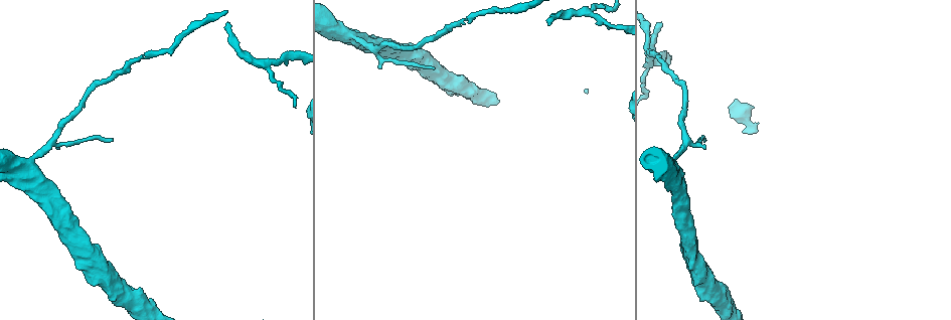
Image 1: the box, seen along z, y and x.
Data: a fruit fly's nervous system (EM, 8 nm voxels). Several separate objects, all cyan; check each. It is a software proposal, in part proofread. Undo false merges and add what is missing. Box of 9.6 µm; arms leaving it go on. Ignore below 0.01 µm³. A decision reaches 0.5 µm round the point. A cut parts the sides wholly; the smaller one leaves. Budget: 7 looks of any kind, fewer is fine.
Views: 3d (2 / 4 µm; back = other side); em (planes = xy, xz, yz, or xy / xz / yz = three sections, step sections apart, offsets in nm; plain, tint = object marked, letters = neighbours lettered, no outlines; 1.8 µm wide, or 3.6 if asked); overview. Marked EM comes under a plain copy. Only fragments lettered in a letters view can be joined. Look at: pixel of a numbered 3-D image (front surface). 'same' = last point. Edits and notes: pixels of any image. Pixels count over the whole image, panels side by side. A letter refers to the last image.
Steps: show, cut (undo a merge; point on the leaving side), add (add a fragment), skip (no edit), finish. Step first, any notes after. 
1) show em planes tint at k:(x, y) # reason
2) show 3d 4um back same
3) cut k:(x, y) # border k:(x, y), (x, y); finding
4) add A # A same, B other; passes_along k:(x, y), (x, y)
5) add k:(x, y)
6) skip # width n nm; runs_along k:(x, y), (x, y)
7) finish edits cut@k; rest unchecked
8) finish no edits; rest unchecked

show 3d 2um at 1:(113, 140) # branch stops here

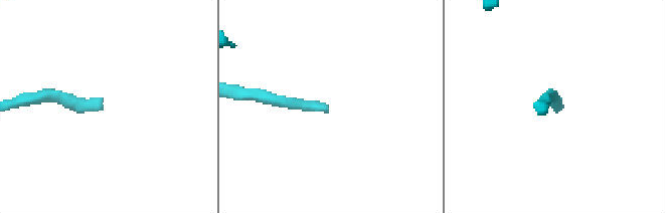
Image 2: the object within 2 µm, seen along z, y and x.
show em planes tint at 2:(100, 99)

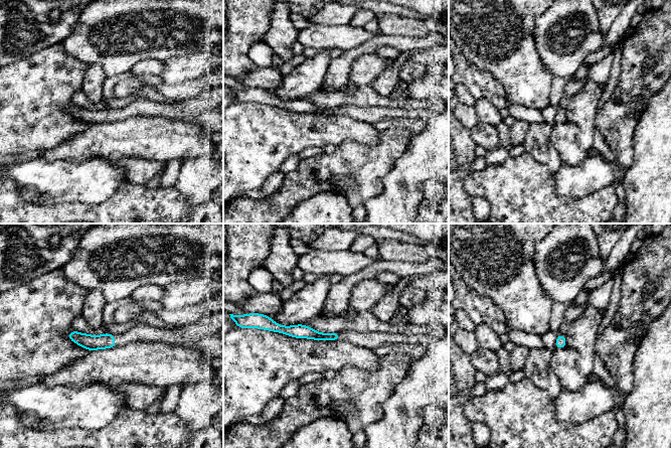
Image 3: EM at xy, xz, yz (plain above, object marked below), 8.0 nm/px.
show em planes letters same # what lies round it

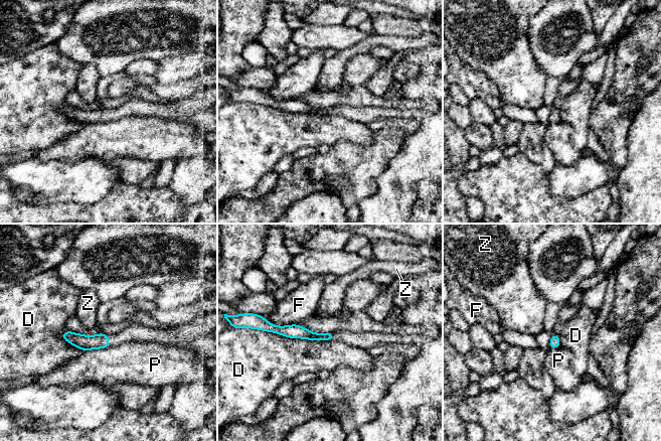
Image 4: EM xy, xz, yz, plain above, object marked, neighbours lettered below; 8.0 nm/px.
skip # width 70 nm; D other, F other, P other, Z other; none of them fits

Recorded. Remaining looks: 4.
show em 3.6um xy step 8 tint at 1:(16, 167) # branch point

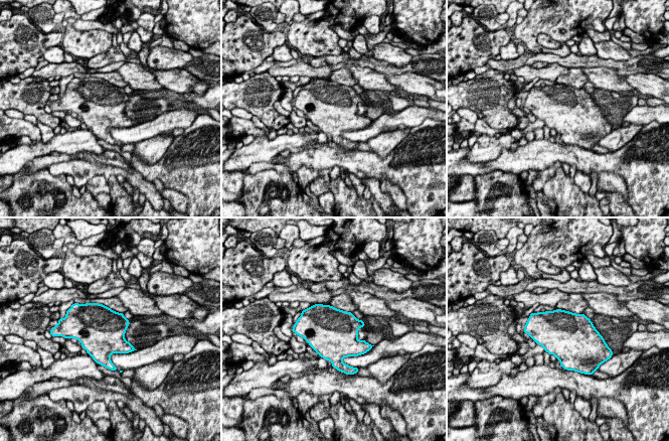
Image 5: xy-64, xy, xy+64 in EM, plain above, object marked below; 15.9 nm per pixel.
show em 3.6um planes letters same

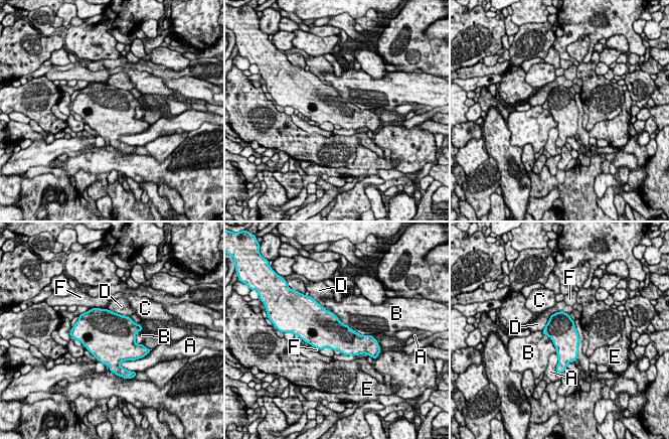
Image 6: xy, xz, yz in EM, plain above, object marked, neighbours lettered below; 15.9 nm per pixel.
skip # A other, B other, C other, D other, E other, F other; border 6:(329, 310), (362, 335), (371, 336); continuous, no second neuron

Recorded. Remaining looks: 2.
show em xy step 4 letters at 1:(226, 23) # thin end

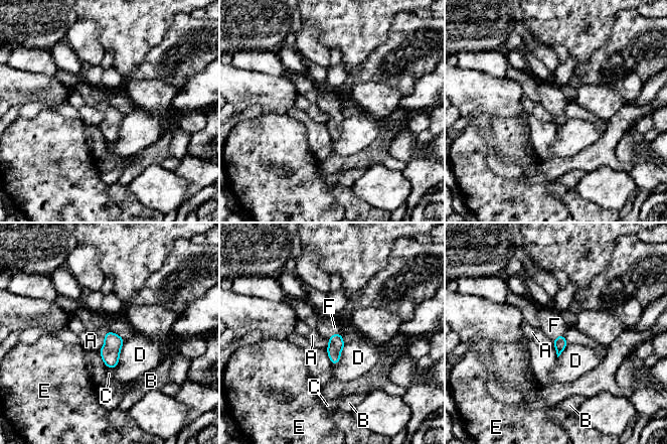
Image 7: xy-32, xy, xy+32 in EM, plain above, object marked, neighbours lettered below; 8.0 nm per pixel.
show em xz step 4 letters same

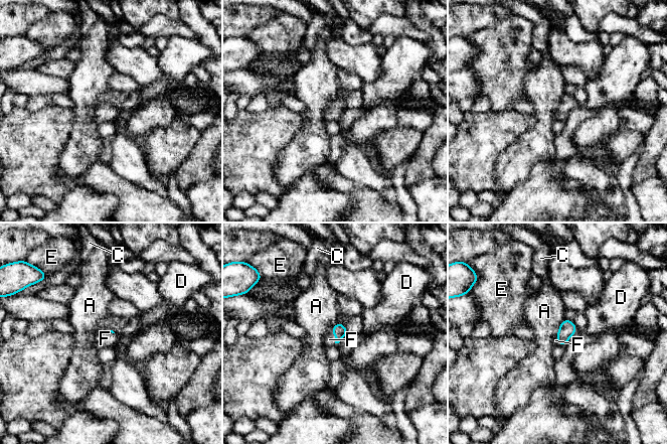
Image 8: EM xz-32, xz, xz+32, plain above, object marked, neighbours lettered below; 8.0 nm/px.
add F # A other, C other, D other, E other, F same; passes_along 8:(339, 330), (336, 336), (329, 339); it goes on there

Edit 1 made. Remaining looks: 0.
finish edits add@8; rest unchecked

